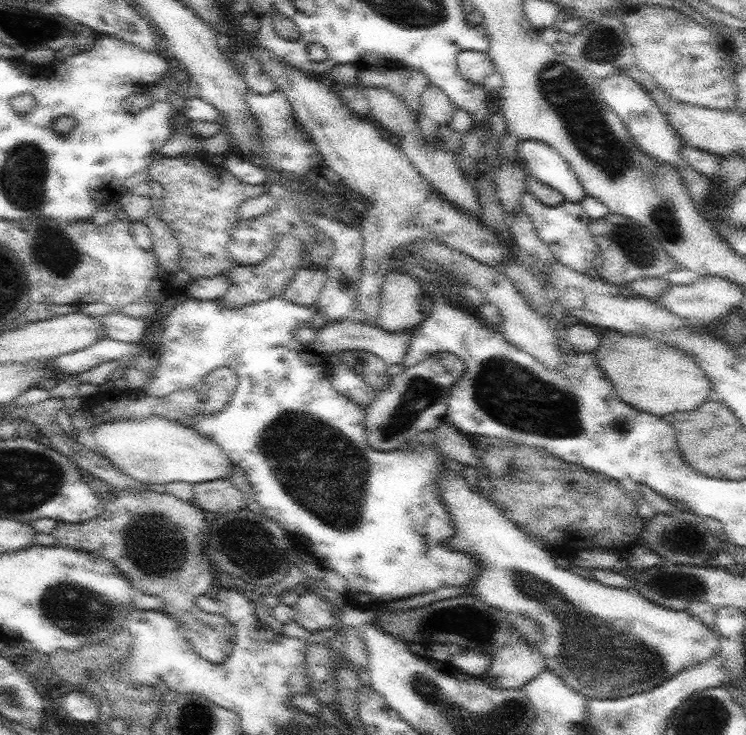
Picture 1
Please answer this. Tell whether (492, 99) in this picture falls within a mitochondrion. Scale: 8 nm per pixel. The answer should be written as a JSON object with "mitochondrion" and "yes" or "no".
{"mitochondrion":"no"}

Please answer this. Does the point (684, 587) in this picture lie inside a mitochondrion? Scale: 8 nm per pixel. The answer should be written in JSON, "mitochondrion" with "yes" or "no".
{"mitochondrion":"yes"}

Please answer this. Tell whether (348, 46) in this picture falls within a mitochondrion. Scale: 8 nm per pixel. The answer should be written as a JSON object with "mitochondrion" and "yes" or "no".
{"mitochondrion":"no"}

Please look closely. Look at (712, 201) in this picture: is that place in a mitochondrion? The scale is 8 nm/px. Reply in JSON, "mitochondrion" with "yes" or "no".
{"mitochondrion":"no"}

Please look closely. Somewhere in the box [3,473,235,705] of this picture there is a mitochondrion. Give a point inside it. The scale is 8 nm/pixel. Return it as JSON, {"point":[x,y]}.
{"point":[78,611]}

